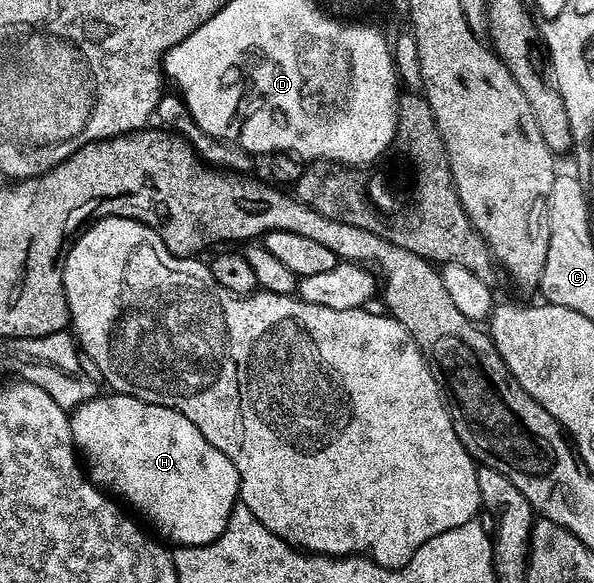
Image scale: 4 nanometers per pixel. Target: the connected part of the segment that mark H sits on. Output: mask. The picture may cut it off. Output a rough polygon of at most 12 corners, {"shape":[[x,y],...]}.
{"shape":[[98,395],[71,416],[93,483],[205,548],[239,470],[174,408]]}

